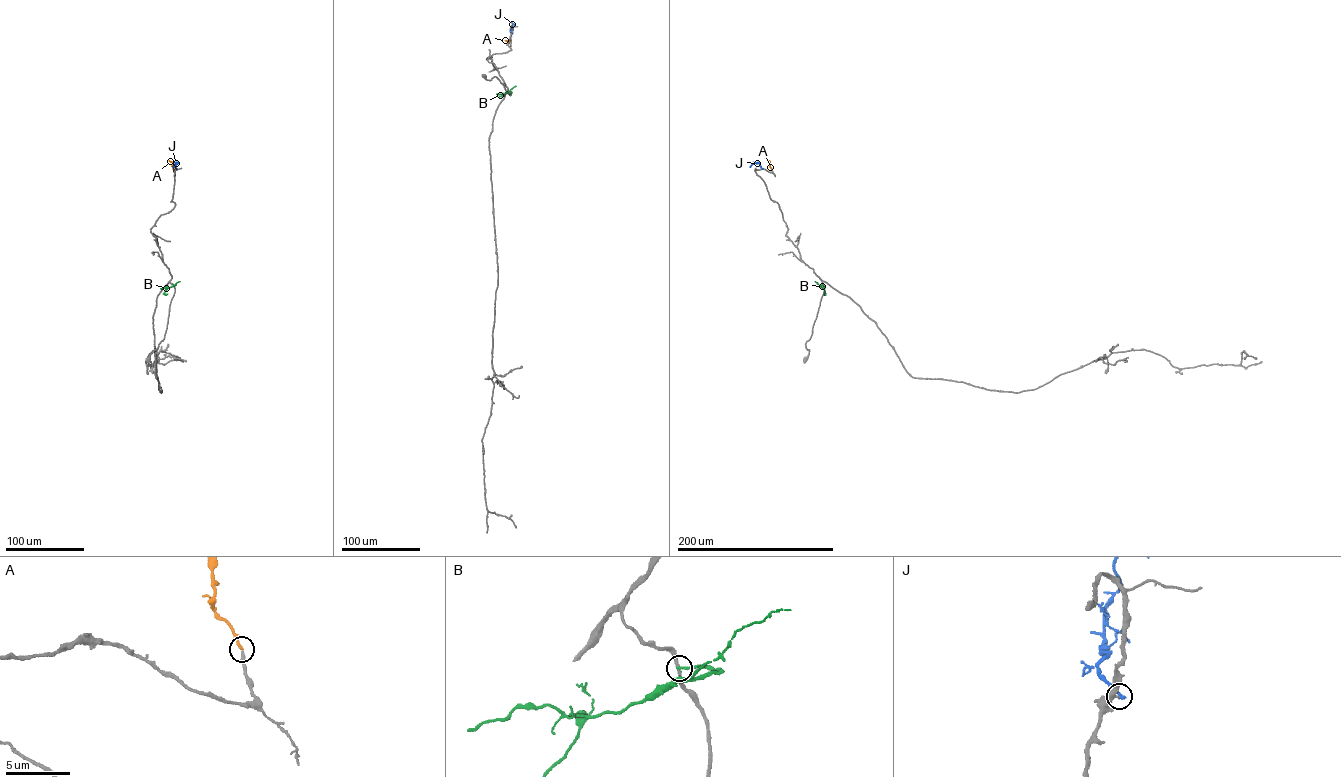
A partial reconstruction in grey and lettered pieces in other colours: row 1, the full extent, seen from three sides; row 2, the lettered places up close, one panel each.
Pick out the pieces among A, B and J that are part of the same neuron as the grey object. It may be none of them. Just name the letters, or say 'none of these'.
none of these

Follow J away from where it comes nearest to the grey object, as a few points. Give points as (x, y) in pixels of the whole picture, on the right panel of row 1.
J: (762, 168), (757, 162), (750, 167)

